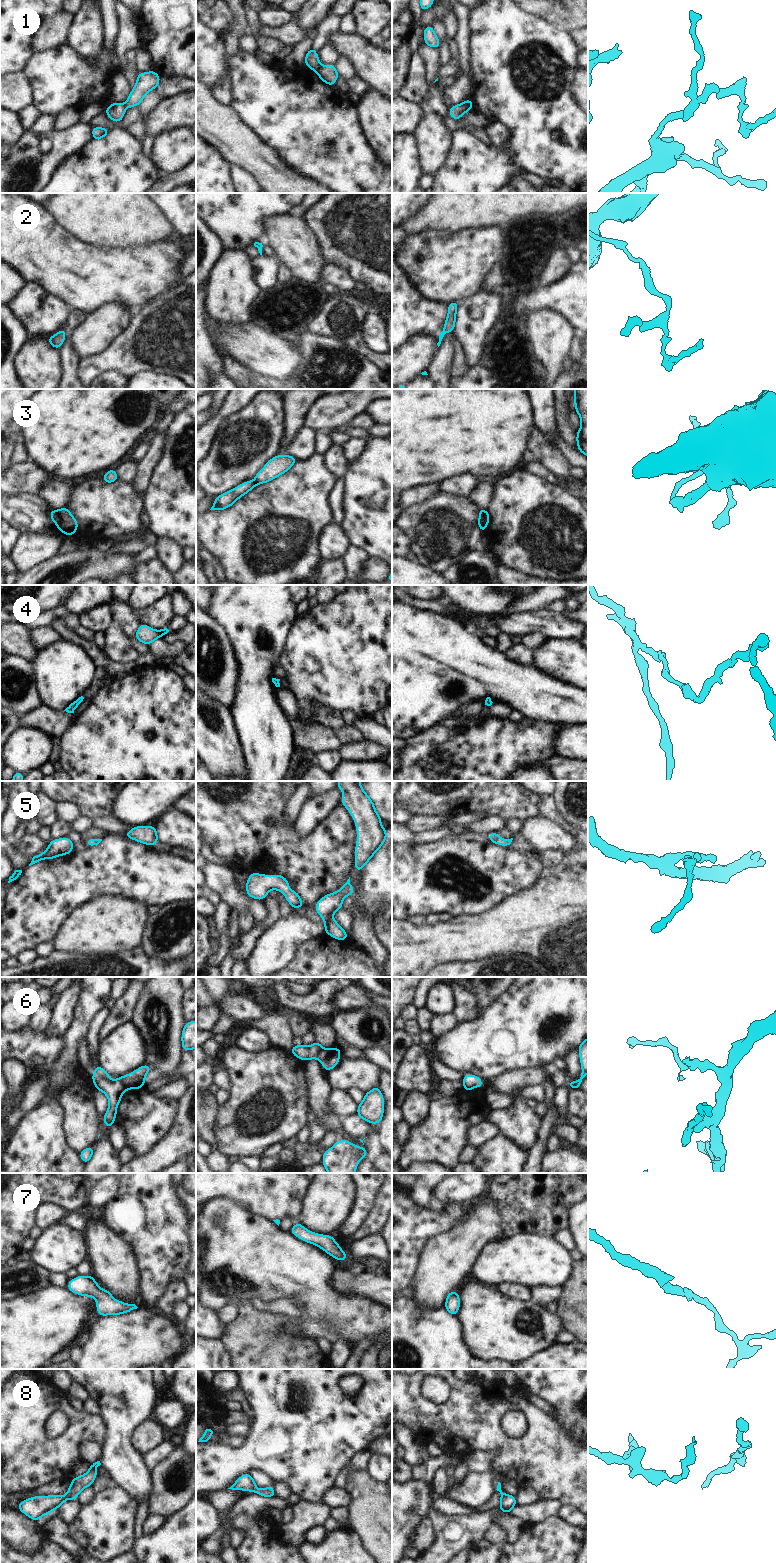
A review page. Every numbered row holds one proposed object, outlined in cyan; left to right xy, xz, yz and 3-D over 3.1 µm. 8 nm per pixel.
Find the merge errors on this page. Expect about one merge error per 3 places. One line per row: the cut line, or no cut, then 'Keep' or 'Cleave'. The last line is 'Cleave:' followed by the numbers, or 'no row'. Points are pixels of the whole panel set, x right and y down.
1: Split along yz (462, 103), (468, 110). Cleave
2: No split. Keep
3: Split along xy (56, 510), (60, 518), (58, 525). Cleave
4: No split. Keep
5: No split. Keep
6: Split along xy (121, 1077), (128, 1088). Cleave
7: No split. Keep
8: No split. Keep
Cleave: 1, 3, 6.

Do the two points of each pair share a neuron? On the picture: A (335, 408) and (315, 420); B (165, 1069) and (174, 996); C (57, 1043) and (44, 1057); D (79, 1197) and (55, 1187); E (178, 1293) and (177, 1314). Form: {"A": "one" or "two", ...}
{"A": "one", "B": "one", "C": "one", "D": "one", "E": "two"}

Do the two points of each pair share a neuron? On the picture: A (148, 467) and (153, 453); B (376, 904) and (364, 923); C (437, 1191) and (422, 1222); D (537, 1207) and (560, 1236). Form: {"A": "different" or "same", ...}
{"A": "same", "B": "different", "C": "different", "D": "different"}

